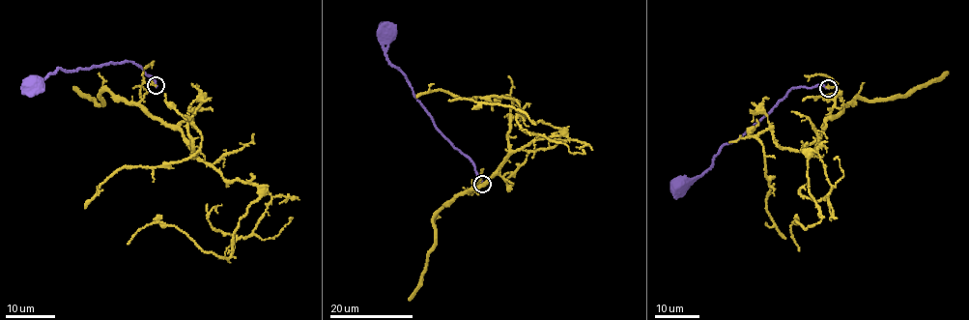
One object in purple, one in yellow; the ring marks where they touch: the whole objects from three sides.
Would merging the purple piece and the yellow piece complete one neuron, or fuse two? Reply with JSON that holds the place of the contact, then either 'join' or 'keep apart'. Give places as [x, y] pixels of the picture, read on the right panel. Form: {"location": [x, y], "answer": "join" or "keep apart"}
{"location": [828, 88], "answer": "keep apart"}

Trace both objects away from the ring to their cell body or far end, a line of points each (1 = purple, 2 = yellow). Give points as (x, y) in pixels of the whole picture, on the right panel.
1: (828, 88), (801, 86), (789, 90), (737, 139), (725, 143), (706, 171), (689, 183), (676, 184), (676, 188)
2: (828, 88), (837, 86), (843, 104), (809, 152), (808, 191), (821, 218), (806, 229), (792, 222), (799, 250)

